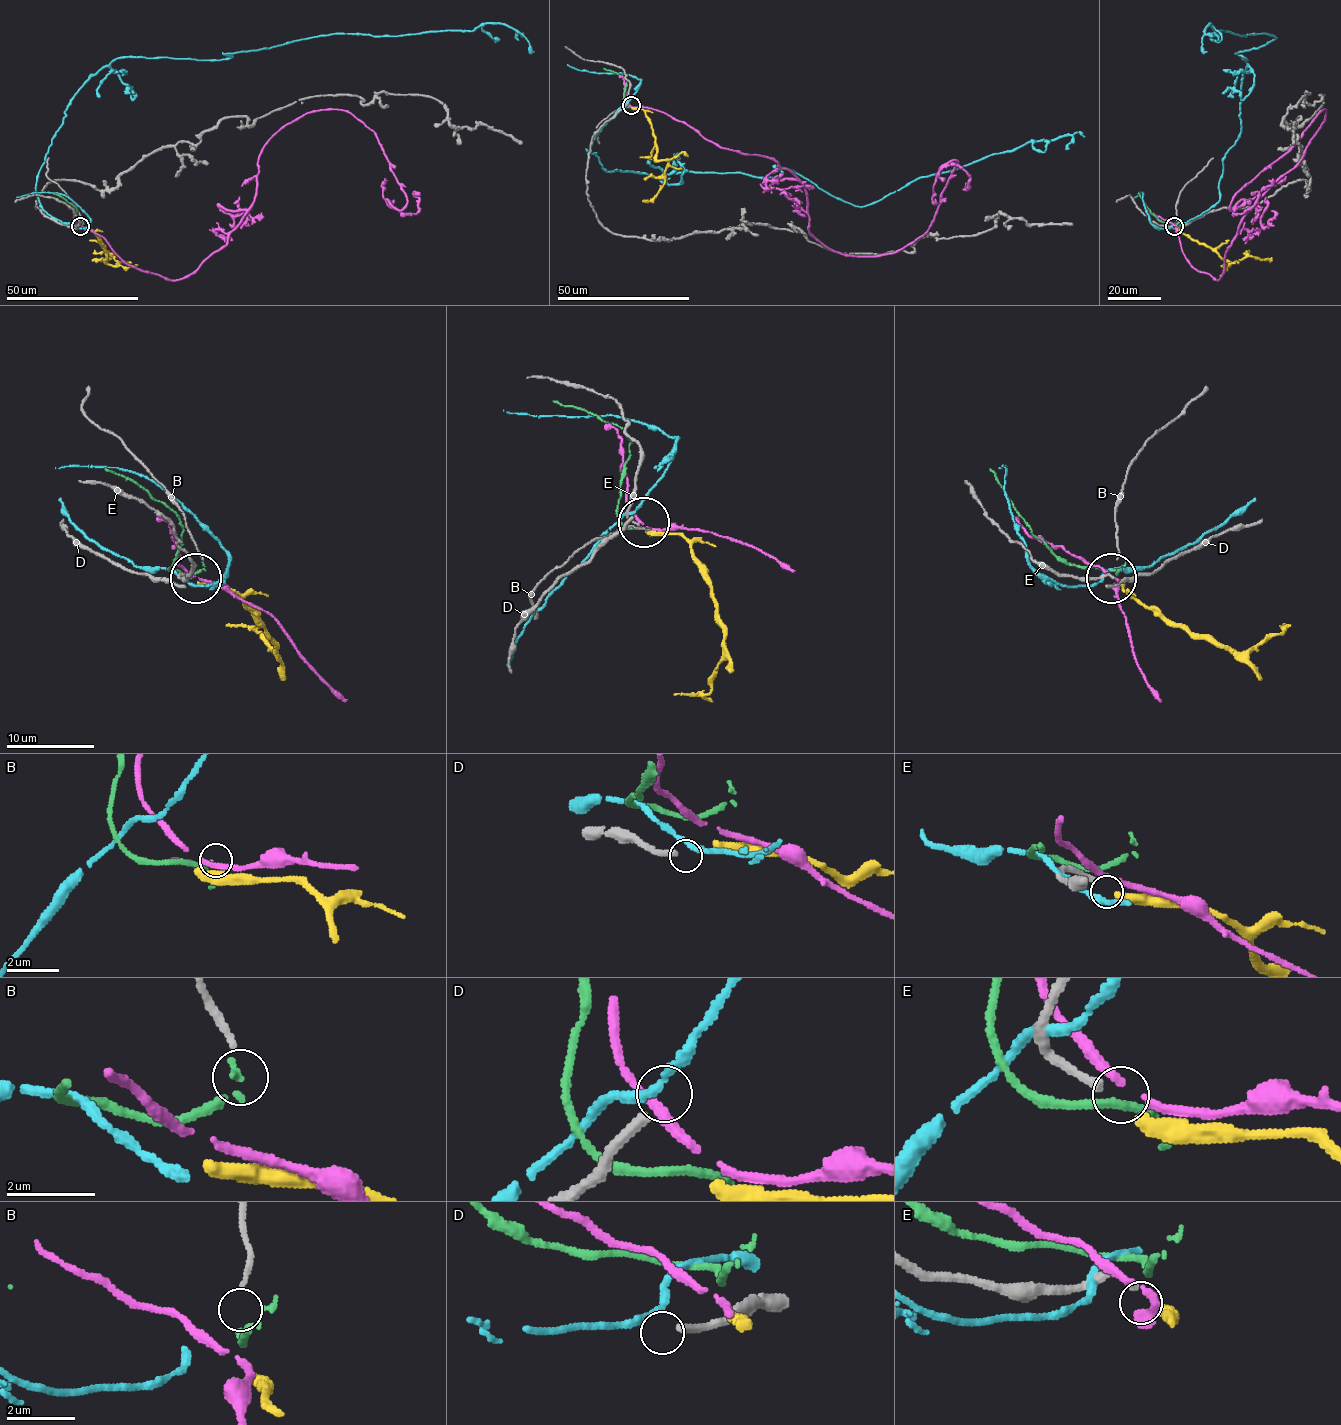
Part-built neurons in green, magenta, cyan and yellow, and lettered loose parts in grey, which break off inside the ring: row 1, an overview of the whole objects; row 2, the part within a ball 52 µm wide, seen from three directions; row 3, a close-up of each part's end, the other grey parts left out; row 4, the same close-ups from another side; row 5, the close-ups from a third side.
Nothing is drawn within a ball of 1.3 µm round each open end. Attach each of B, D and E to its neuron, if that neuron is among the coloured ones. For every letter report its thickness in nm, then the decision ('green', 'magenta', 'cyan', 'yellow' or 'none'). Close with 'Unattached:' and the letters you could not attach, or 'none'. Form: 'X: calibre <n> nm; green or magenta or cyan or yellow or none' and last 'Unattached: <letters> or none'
B: calibre 140 nm; green
D: calibre 220 nm; none
E: calibre 190 nm; yellow
Unattached: D

